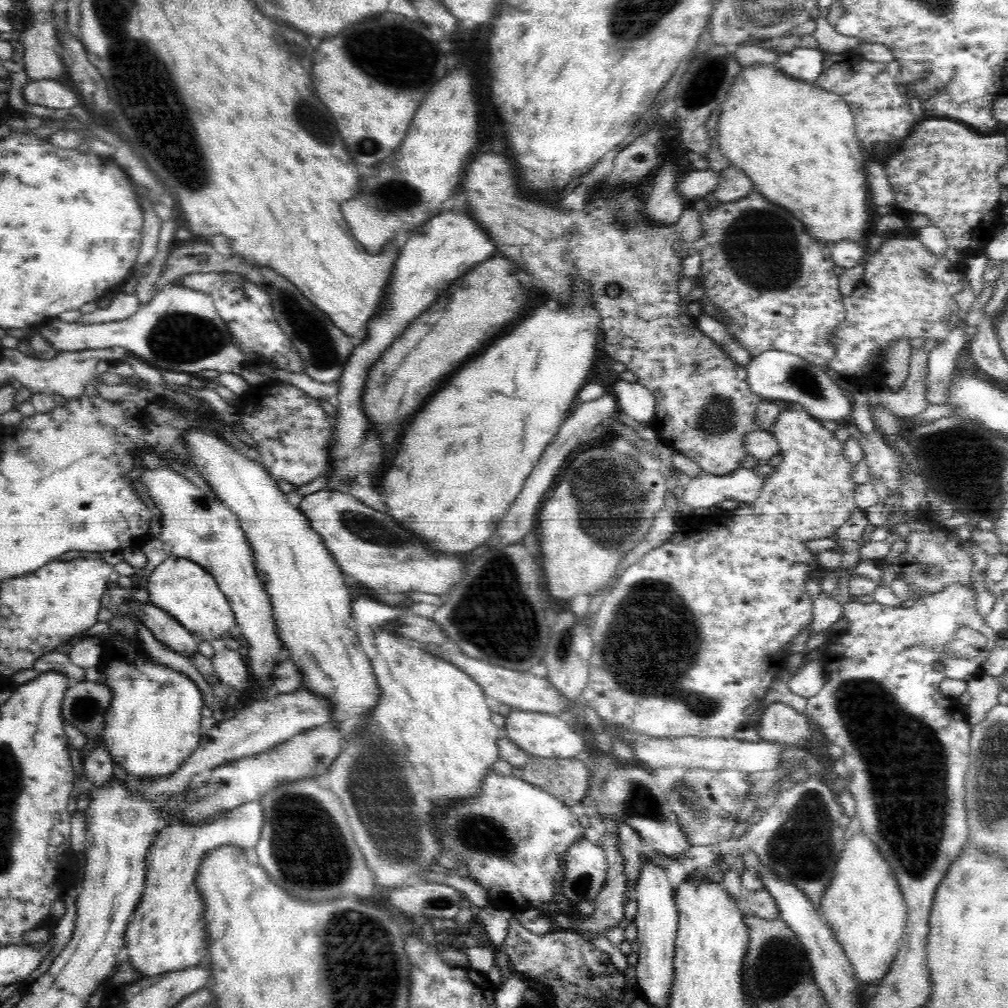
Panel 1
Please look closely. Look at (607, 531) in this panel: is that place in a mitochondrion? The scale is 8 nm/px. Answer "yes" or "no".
yes

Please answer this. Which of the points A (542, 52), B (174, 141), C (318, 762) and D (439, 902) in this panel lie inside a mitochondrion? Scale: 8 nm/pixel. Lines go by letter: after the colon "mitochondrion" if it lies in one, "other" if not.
A: other
B: mitochondrion
C: mitochondrion
D: mitochondrion

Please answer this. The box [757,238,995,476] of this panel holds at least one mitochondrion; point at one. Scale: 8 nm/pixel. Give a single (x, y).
(802, 377)

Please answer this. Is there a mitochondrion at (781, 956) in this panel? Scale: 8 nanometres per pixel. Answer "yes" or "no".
yes

